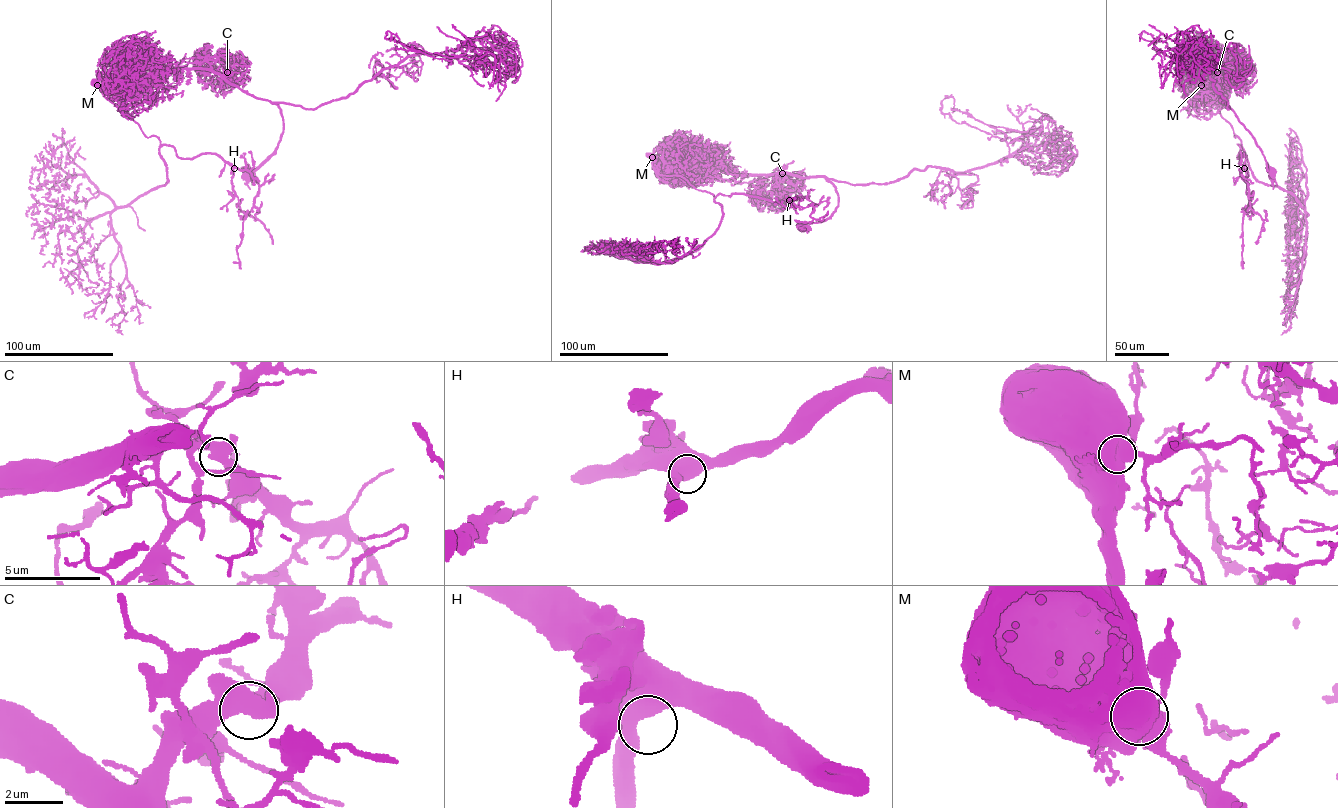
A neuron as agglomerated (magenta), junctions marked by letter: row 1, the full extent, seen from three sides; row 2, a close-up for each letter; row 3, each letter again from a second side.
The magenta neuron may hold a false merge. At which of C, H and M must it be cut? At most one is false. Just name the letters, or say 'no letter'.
M

